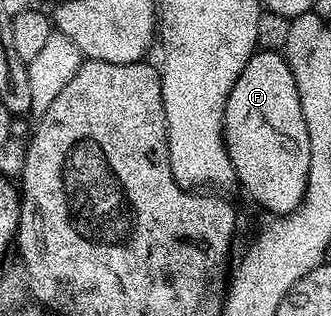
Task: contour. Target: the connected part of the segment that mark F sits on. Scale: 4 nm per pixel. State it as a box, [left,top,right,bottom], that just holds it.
[223,50,311,217]

